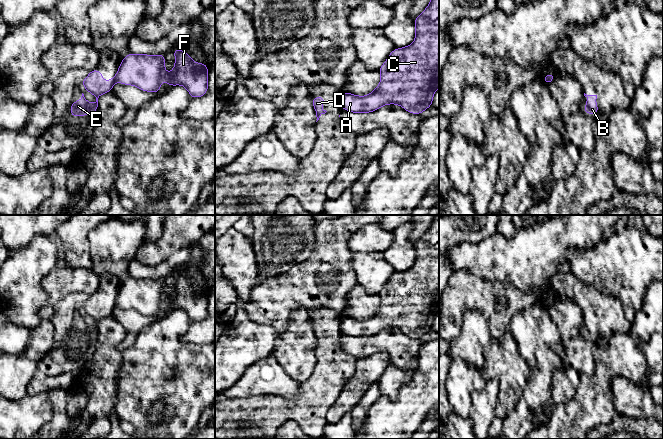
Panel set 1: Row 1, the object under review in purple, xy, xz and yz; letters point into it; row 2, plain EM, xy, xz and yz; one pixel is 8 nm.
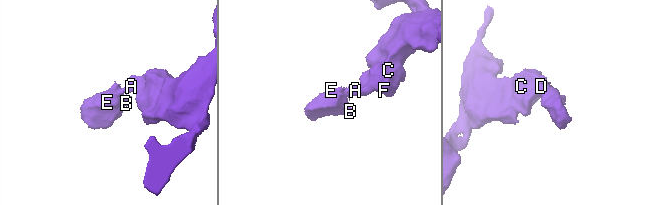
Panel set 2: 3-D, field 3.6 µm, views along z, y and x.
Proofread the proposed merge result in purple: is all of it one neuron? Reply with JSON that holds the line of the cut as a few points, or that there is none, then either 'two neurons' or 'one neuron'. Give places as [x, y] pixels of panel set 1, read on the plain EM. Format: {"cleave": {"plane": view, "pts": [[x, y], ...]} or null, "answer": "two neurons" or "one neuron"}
{"cleave": {"plane": "xy", "pts": [[115, 299], [116, 305]]}, "answer": "two neurons"}

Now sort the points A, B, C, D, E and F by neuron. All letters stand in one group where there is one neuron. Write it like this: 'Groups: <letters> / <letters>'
Groups: A C F / B D E

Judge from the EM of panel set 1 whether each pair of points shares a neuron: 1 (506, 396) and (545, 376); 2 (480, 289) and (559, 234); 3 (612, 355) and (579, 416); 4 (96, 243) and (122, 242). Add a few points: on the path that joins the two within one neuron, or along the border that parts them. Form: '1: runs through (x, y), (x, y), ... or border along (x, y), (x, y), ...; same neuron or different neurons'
1: border along (526, 362), (529, 378), (525, 394), (515, 407); different neurons
2: border along (470, 272), (487, 280), (509, 282), (515, 287); different neurons
3: runs through (606, 370), (602, 377), (602, 394), (594, 402); same neuron
4: runs through (102, 243), (116, 242); same neuron

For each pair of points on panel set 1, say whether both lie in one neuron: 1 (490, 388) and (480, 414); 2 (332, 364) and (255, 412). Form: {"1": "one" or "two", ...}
{"1": "one", "2": "one"}

